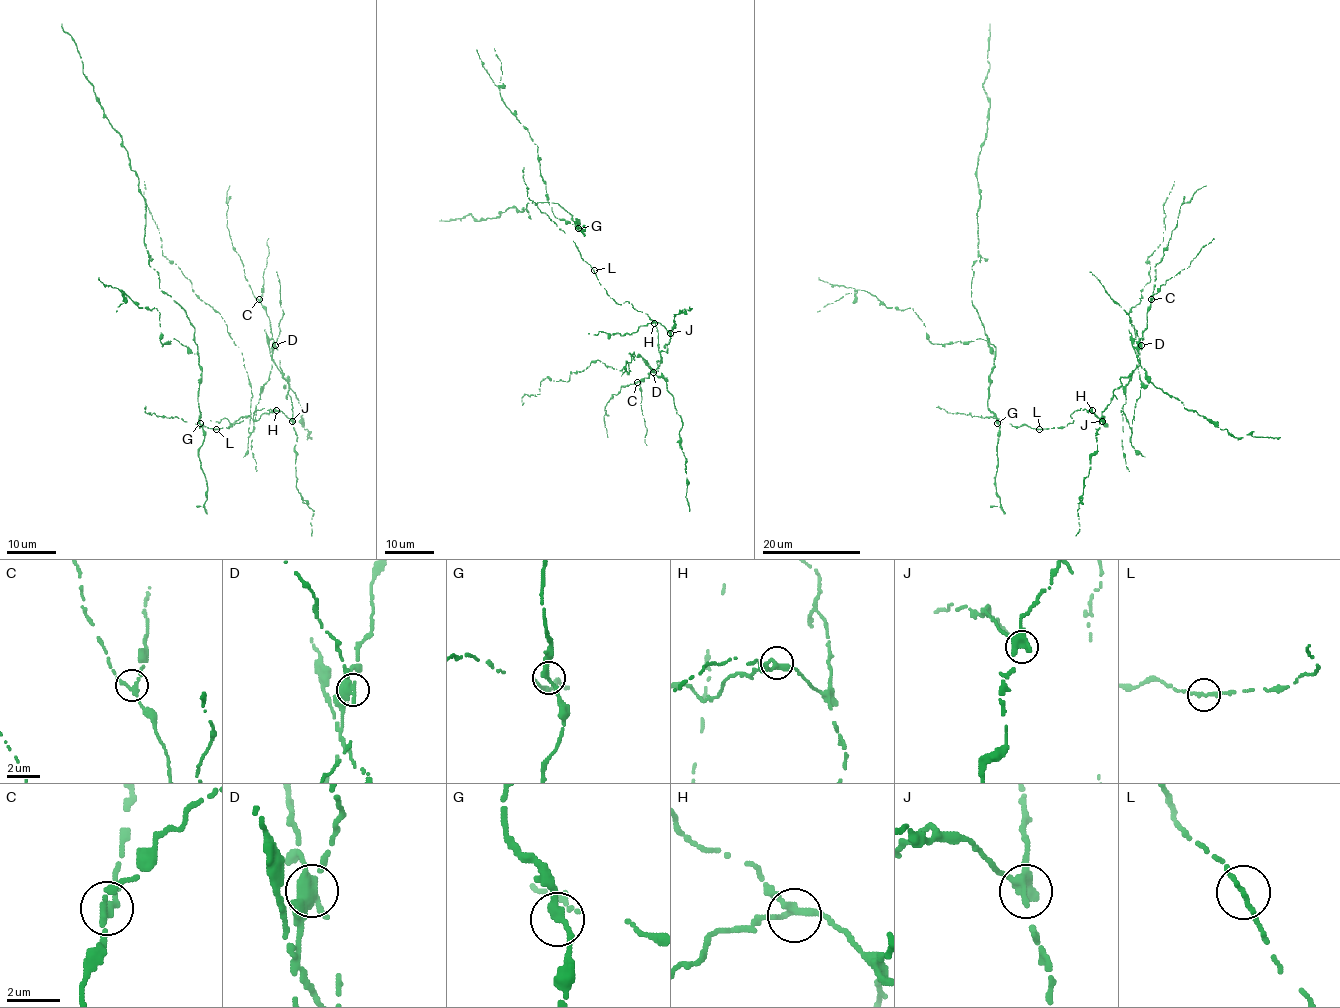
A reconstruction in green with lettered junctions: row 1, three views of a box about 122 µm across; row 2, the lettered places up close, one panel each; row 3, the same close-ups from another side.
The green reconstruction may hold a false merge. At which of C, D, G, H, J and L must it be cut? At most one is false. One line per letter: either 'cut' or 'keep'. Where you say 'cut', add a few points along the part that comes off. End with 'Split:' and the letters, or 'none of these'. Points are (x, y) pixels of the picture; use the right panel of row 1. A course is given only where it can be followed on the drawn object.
C: keep
D: cut; foreign part runs (1141, 344), (1123, 405), (1131, 432), (1141, 383), (1129, 314), (1151, 279), (1146, 261), (1163, 240), (1174, 181)
G: keep
H: keep
J: keep
L: keep
Split: D

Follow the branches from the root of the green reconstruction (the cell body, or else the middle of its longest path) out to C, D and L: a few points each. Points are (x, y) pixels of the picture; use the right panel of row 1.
C: (1073, 421), (1070, 416), (1080, 408), (1099, 418), (1120, 379), (1140, 364), (1137, 342), (1151, 299)
D: (1073, 421), (1070, 416), (1080, 408), (1102, 416), (1120, 379), (1140, 364), (1141, 344)
L: (1073, 421), (1065, 427), (1039, 429)

